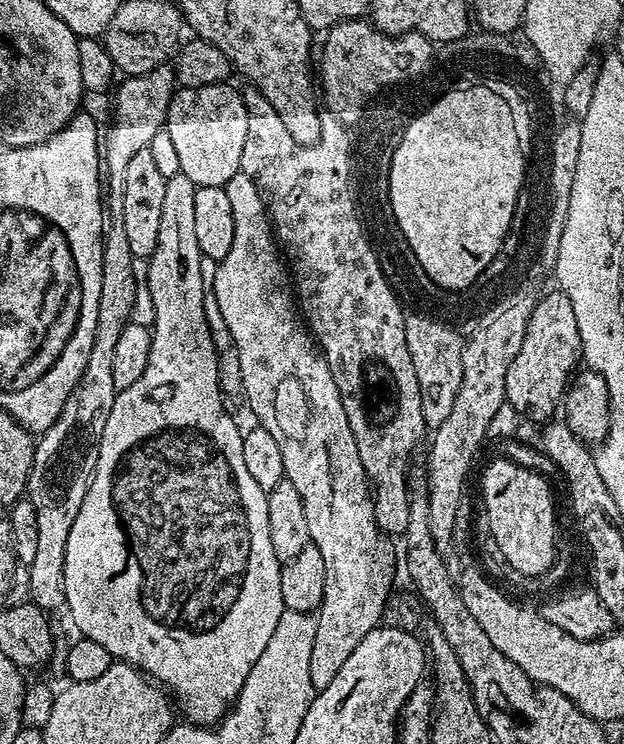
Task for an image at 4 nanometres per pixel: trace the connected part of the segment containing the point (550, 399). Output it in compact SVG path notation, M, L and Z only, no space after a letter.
M559 290L548 292L537 299L526 326L526 338L522 338L522 350L514 354L510 370L506 370L505 401L514 408L517 417L548 422L557 415L565 391L577 371L576 363L582 360L578 318L574 318L574 306L570 298Z

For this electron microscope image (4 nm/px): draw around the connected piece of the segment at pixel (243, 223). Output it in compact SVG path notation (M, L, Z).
M238 171L230 182L223 186L226 190L226 198L234 210L234 243L230 245L230 254L222 258L215 265L216 273L211 273L210 290L213 299L216 299L218 306L222 310L222 318L226 322L226 328L230 330L233 344L238 350L238 360L242 366L242 384L244 391L243 399L248 399L248 408L256 415L255 423L261 428L270 430L270 435L278 442L278 451L282 453L282 466L284 475L290 482L294 482L294 490L298 490L298 498L302 498L302 506L306 506L306 526L310 526L309 541L322 554L322 562L326 566L326 582L324 583L324 593L318 611L315 613L316 629L314 630L314 647L310 649L310 682L313 689L319 690L330 686L334 679L334 674L342 670L346 658L354 654L354 649L358 647L358 642L370 634L370 630L381 627L384 607L388 597L394 592L392 586L392 567L398 564L398 560L392 557L392 548L387 544L389 541L382 535L379 526L374 518L374 506L372 505L372 493L368 483L368 476L362 466L362 458L358 458L358 442L354 442L354 430L350 430L350 422L346 418L346 410L342 406L342 398L338 386L334 382L334 374L328 365L328 359L320 351L299 307L294 295L294 285L290 279L289 269L282 259L281 249L272 231L272 221L268 219L268 207L262 202L262 194L258 194L258 186L244 172Z

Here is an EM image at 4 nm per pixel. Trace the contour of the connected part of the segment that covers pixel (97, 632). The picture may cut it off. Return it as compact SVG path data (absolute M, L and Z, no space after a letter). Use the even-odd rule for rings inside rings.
M181 172L174 174L174 178L167 182L166 206L162 206L162 230L158 230L158 246L147 261L146 290L153 295L155 308L155 320L150 327L150 358L146 362L146 370L142 370L142 378L138 378L134 386L126 386L117 391L110 418L106 418L106 430L102 430L102 446L98 446L98 466L92 475L90 490L86 490L82 510L78 510L78 518L74 518L70 538L66 538L64 603L66 612L72 615L72 620L80 631L77 633L83 639L106 646L106 650L110 650L117 661L127 662L133 668L140 669L145 676L167 689L175 703L184 707L183 719L187 723L215 726L235 704L246 678L250 678L250 670L254 670L254 662L262 658L262 650L266 650L266 642L270 642L274 626L278 626L278 618L282 618L286 610L282 602L282 562L274 554L274 546L270 543L270 518L266 510L268 494L246 471L246 462L242 458L242 428L236 425L235 418L228 413L228 408L224 405L225 397L220 391L220 354L216 351L216 339L212 336L204 313L206 264L200 255L198 237L194 235L194 194L197 186Z

